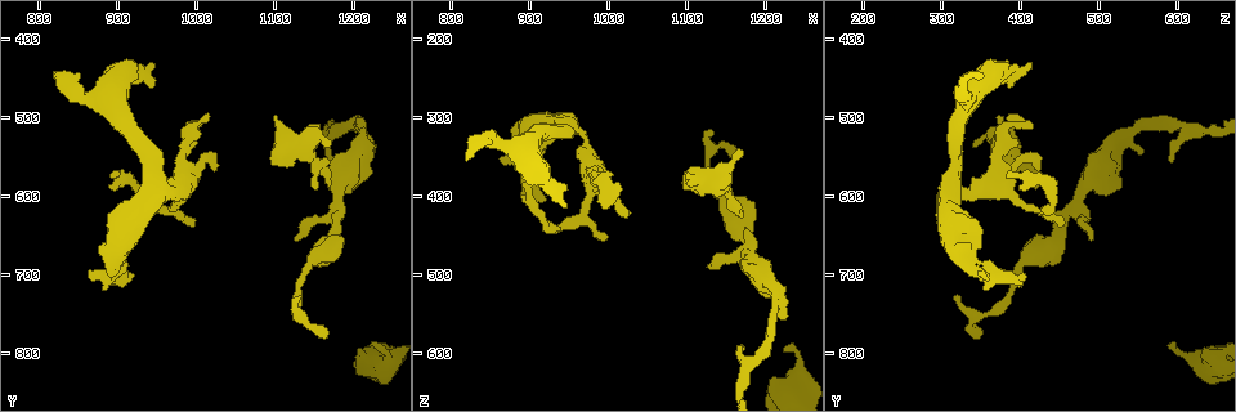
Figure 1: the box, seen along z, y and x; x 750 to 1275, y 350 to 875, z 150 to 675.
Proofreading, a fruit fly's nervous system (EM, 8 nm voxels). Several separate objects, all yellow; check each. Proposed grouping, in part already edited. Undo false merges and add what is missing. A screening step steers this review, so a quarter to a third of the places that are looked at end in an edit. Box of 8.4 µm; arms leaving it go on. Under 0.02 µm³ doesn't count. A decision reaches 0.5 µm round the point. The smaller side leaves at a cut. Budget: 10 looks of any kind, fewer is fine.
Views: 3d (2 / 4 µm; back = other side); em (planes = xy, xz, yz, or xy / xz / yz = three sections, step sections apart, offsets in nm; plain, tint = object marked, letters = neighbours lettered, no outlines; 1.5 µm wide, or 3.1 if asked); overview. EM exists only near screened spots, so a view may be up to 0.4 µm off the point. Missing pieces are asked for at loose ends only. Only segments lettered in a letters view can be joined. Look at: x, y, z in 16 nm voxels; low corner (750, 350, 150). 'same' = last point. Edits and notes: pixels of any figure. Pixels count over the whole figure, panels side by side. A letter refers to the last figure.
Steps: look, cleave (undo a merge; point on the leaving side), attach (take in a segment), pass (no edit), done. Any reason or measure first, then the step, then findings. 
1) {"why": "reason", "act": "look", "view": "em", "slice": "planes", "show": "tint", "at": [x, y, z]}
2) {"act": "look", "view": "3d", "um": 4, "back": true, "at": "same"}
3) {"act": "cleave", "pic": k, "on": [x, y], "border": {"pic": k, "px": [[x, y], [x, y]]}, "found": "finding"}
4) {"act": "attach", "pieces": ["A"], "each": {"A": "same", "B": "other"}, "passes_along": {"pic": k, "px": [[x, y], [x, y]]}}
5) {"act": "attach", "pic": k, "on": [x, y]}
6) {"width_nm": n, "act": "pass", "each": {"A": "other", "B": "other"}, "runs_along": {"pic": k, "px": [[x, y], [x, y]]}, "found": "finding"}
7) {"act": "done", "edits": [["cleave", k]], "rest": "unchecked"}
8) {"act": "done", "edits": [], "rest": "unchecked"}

{"why": "branch stops here", "act": "look", "view": "em", "slice": "planes", "show": "letters", "at": [1130, 655, 490]}

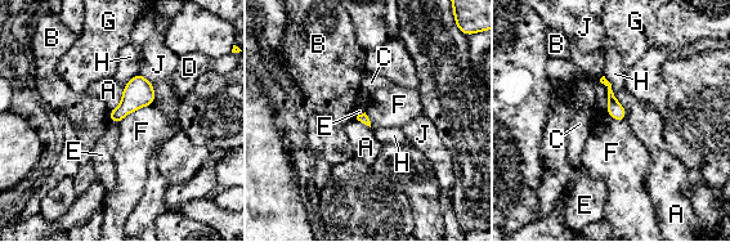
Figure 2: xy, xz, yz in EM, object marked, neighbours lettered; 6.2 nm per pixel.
{"act": "pass", "each": {"A": "other", "B": "other", "C": "other", "D": "other", "E": "other", "F": "other", "G": "other", "H": "other", "J": "other"}, "found": "none of them fits"}

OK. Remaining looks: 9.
{"act": "look", "view": "em", "slice": "planes", "show": "letters", "at": [1170, 555, 595]}

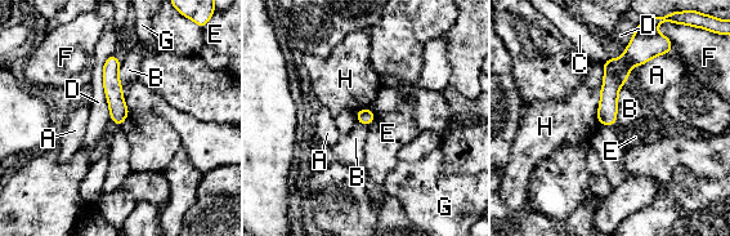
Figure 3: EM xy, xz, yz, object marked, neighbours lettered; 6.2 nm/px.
{"act": "pass", "each": {"A": "other", "B": "other", "C": "other", "D": "other", "E": "other", "F": "other", "G": "other", "H": "other"}, "found": "no lettered segment goes on from it"}

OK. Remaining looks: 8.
{"why": "thin end", "act": "look", "view": "em", "um": 3.1, "slice": "planes", "show": "plain", "at": [1000, 635, 455]}

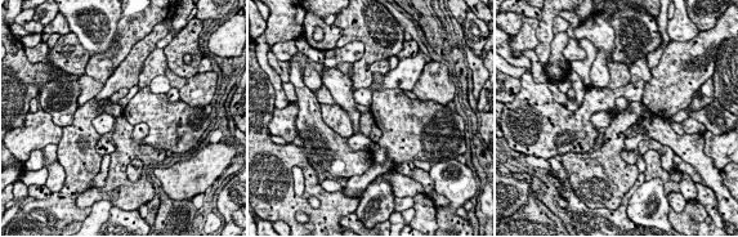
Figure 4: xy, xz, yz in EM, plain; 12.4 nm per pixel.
{"why": "see the neighbours", "act": "look", "view": "em", "um": 3.1, "slice": "planes", "show": "letters", "at": "same"}

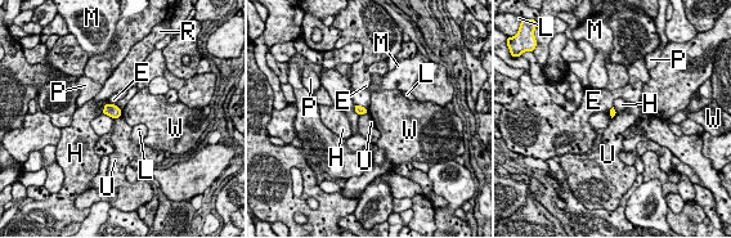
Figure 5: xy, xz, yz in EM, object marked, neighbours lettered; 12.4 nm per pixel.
{"longest_contact_nm": ["M", 180], "act": "pass", "each": {"E": "other", "H": "other", "L": "other", "M": "other", "P": "other", "R": "other", "U": "other", "W": "other"}, "border": {"pic": 5, "px": [[120, 111], [121, 115]]}, "found": "none of them fits"}

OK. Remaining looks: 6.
{"act": "look", "view": "em", "slice": "planes", "show": "letters", "at": [950, 600, 315]}

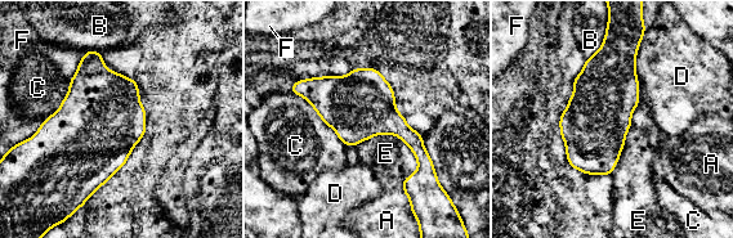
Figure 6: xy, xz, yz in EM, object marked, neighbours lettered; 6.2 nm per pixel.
{"width_nm": 400, "act": "pass", "each": {"A": "other", "B": "other", "C": "other", "D": "other", "E": "other", "F": "other"}, "border": {"pic": 6, "px": [[356, 144], [396, 134], [419, 167]]}, "found": "one cell here"}

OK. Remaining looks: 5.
{"act": "done", "edits": [], "rest": "unchecked"}

